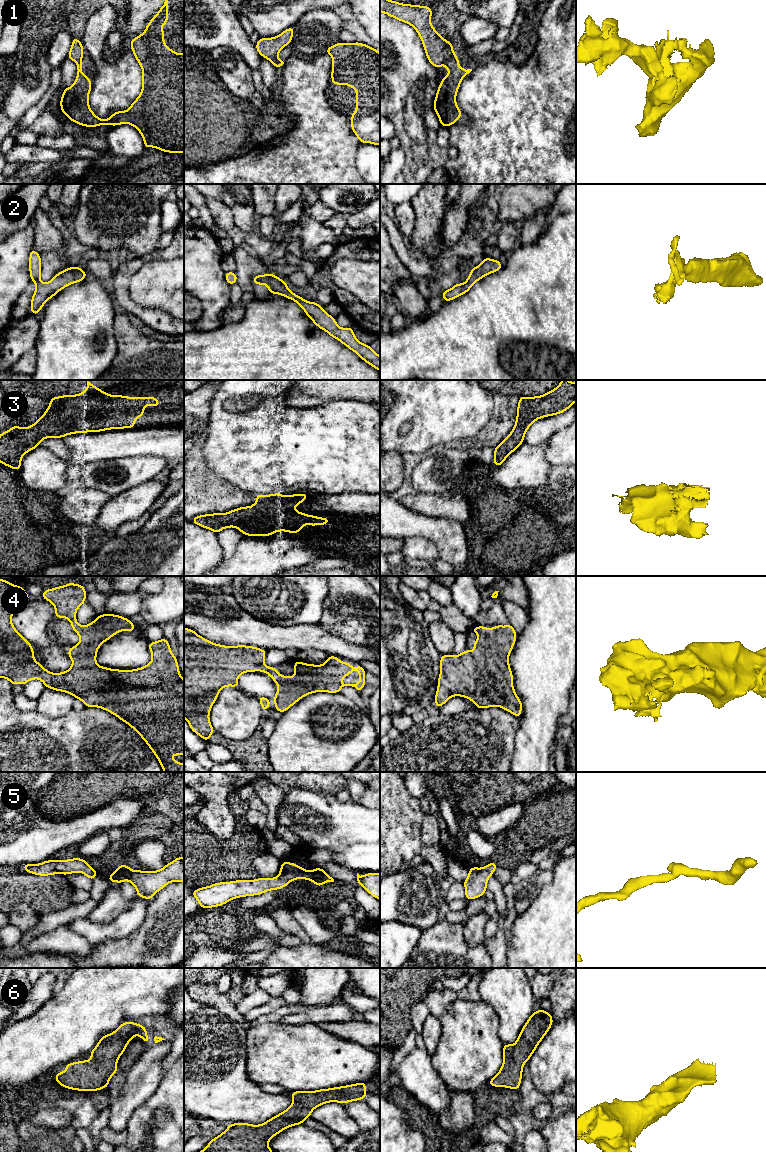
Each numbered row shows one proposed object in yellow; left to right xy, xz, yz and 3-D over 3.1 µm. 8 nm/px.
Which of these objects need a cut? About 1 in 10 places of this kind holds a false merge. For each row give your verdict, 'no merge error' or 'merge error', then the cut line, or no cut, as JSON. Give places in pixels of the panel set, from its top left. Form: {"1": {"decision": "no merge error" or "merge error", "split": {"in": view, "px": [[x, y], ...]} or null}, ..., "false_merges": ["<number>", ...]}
{"1": {"decision": "merge error", "split": {"in": "yz", "px": [[454, 55], [449, 60]]}}, "2": {"decision": "no merge error", "split": null}, "3": {"decision": "no merge error", "split": null}, "4": {"decision": "no merge error", "split": null}, "5": {"decision": "no merge error", "split": null}, "6": {"decision": "no merge error", "split": null}, "false_merges": ["1"]}

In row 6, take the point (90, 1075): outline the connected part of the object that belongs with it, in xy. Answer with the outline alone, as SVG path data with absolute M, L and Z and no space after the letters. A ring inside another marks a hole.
M131 1021L122 1023L114 1032L100 1038L89 1052L90 1060L66 1064L66 1070L53 1077L61 1087L78 1091L98 1091L107 1088L110 1078L116 1074L117 1062L128 1043L139 1035L145 1044L150 1039L147 1029Z

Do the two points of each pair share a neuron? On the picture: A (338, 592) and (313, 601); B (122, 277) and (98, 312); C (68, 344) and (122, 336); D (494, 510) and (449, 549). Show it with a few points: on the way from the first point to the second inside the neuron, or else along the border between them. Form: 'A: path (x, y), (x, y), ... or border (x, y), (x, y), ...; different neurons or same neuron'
A: border (328, 586), (328, 594), (323, 601), (320, 619); different neurons
B: border (108, 284), (114, 299); different neurons
C: border (116, 314), (113, 320), (116, 355), (112, 360); different neurons
D: border (462, 523), (468, 557); different neurons

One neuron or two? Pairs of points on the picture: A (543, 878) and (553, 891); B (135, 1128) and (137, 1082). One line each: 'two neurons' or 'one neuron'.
A: two neurons
B: two neurons

